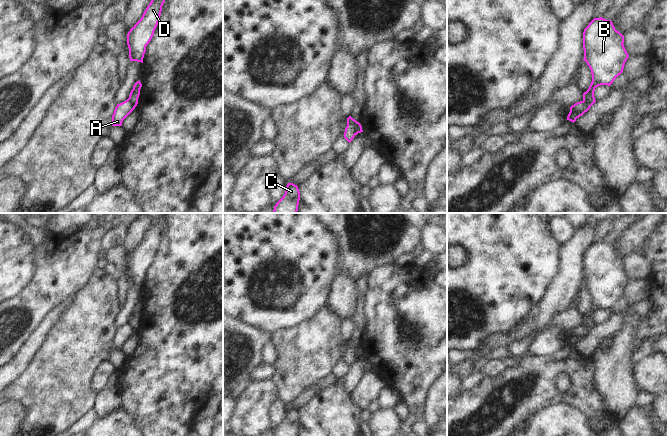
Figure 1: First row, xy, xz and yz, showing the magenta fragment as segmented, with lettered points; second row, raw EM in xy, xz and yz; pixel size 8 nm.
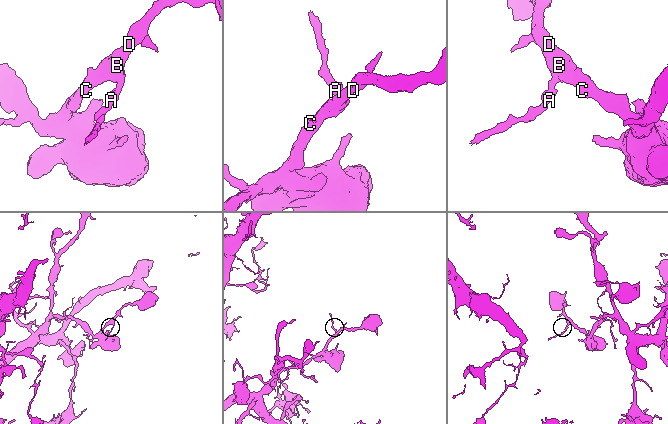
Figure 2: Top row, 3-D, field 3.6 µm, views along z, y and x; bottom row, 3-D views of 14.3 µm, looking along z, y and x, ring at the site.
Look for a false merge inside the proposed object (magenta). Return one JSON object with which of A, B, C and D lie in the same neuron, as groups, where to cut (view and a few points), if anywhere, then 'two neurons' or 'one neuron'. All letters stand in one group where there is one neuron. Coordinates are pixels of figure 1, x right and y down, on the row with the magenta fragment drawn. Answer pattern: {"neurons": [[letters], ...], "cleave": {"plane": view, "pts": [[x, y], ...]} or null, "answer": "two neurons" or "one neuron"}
{"neurons": [["A"], ["B", "C", "D"]], "cleave": {"plane": "xz", "pts": [[357, 122], [354, 134]]}, "answer": "two neurons"}

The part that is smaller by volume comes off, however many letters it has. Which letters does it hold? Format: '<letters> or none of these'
A.

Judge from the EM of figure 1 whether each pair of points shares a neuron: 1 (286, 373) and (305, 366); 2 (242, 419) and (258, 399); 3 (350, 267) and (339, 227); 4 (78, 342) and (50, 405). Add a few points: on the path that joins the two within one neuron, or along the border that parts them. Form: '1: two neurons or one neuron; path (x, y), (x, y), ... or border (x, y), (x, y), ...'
1: one neuron; path (291, 373), (300, 366)
2: one neuron; path (247, 414), (253, 404)
3: one neuron; path (350, 257), (347, 237)
4: one neuron; path (68, 358), (58, 376), (55, 389)

